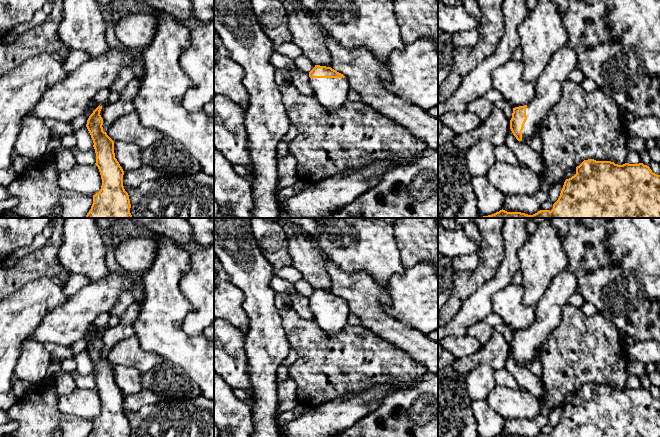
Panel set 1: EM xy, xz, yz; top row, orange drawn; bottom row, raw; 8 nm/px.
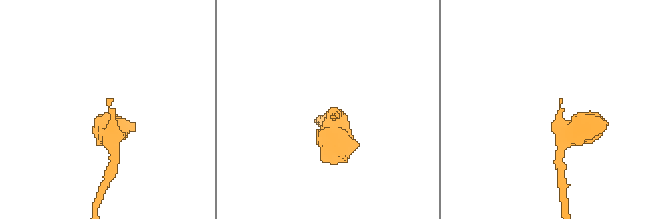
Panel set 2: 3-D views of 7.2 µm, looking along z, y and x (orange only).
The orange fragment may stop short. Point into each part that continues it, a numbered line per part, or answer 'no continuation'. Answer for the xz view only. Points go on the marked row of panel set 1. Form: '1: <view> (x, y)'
1: xz (331, 92)

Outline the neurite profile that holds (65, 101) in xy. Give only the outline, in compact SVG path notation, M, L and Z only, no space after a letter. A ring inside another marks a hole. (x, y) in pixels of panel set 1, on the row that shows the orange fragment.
M109 48L104 54L90 58L60 82L50 87L43 94L31 114L34 117L55 119L61 122L72 122L94 101L95 95L102 89L110 89L118 79L123 66L132 68L138 62L138 51L125 48L123 51Z

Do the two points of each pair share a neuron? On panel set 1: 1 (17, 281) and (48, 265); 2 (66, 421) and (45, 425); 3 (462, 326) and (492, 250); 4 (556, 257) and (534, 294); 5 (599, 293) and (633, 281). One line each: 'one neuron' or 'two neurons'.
1: one neuron
2: one neuron
3: two neurons
4: one neuron
5: one neuron

